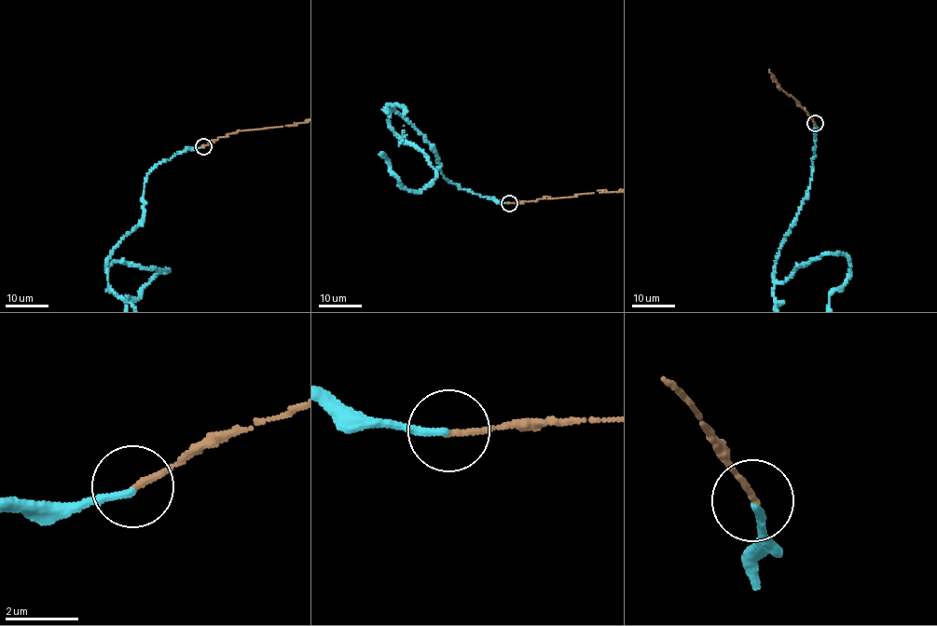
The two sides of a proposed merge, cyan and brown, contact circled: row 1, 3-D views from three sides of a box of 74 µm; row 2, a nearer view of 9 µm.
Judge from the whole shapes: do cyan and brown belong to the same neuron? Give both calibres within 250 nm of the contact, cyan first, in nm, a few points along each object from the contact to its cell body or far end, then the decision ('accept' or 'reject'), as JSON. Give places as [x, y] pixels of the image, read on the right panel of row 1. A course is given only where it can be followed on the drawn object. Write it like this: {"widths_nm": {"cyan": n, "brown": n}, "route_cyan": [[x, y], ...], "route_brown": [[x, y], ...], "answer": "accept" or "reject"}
{"widths_nm": {"cyan": 200, "brown": 150}, "route_cyan": [[815, 123], [807, 197], [774, 271], [782, 282], [803, 264], [844, 254], [850, 269], [830, 295]], "answer": "reject"}

